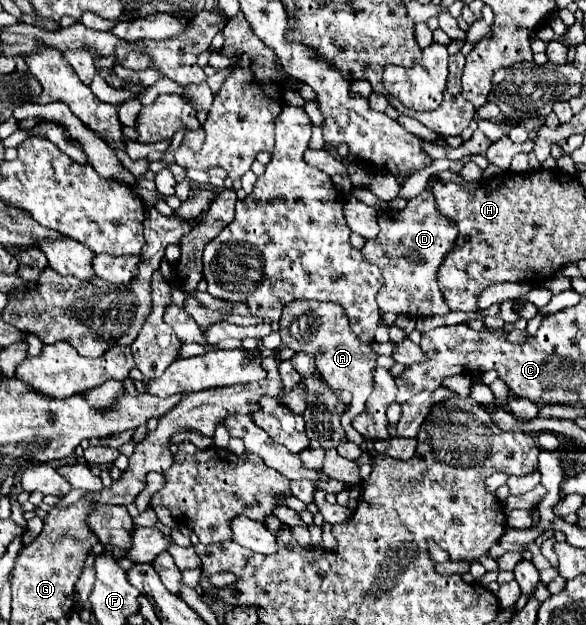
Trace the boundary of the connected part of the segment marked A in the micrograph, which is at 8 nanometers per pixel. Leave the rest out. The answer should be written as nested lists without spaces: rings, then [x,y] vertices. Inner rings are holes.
[[[294,300],[294,302],[286,304],[282,318],[280,318],[280,336],[282,336],[282,344],[286,348],[314,356],[316,368],[322,374],[328,374],[322,378],[330,388],[352,392],[354,400],[350,404],[350,410],[342,416],[342,426],[346,430],[348,440],[354,442],[356,446],[362,446],[364,438],[350,424],[352,424],[354,416],[358,416],[364,410],[364,402],[374,390],[372,372],[376,368],[376,358],[378,358],[378,354],[372,350],[374,340],[362,342],[352,332],[350,320],[342,306],[338,306],[334,302],[316,302],[316,300]]]

